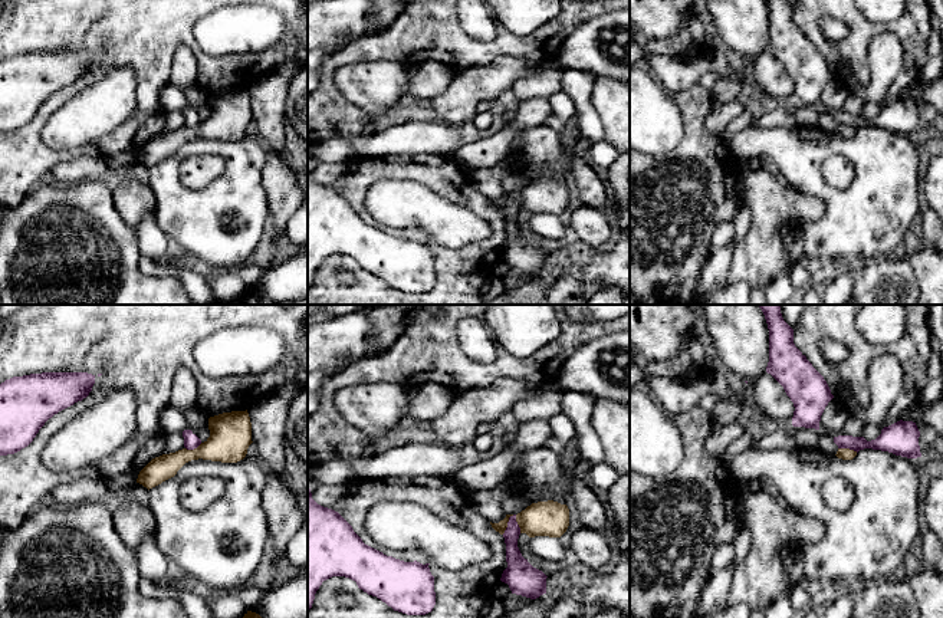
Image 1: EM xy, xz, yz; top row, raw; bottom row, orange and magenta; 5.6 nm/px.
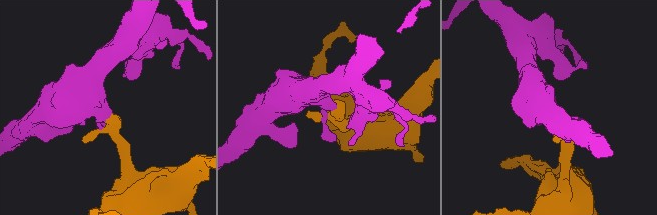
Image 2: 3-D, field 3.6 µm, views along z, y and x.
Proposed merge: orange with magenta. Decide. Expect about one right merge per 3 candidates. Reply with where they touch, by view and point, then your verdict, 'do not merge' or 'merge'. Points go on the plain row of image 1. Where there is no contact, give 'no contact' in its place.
contact xz (508, 199); do not merge

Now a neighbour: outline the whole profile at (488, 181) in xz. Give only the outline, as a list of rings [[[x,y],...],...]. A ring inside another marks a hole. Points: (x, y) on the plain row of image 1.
[[[509,154],[490,168],[477,168],[470,172],[472,187],[492,201],[506,195],[502,181],[516,172],[515,155]]]

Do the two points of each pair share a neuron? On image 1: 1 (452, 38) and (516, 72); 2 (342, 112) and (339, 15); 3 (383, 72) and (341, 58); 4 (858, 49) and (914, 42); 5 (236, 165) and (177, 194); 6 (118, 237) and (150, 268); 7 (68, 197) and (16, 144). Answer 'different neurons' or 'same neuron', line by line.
1: different neurons
2: different neurons
3: different neurons
4: same neuron
5: same neuron
6: different neurons
7: different neurons

